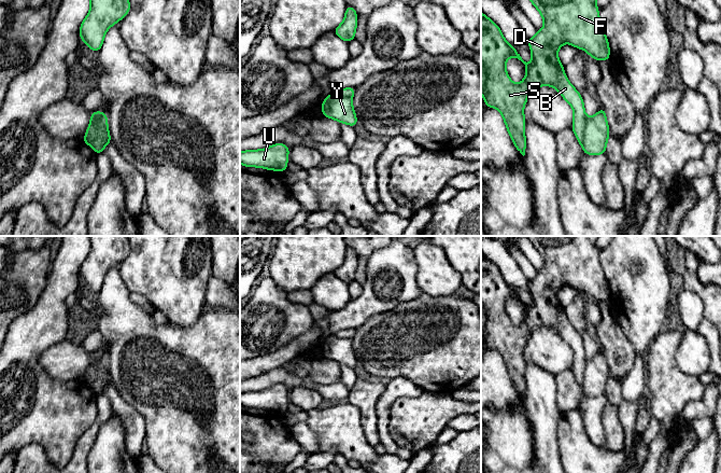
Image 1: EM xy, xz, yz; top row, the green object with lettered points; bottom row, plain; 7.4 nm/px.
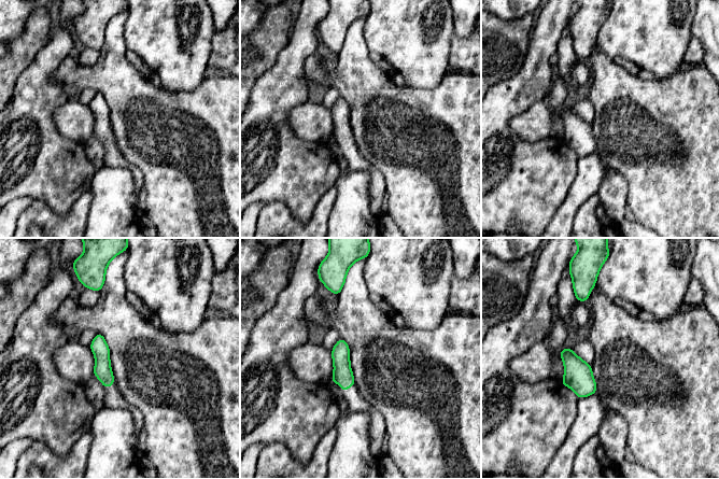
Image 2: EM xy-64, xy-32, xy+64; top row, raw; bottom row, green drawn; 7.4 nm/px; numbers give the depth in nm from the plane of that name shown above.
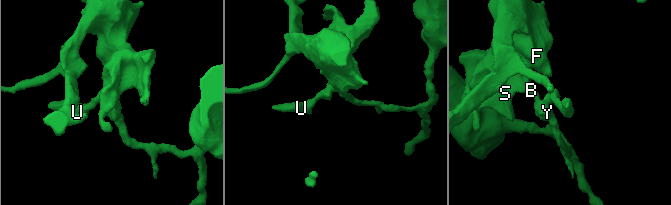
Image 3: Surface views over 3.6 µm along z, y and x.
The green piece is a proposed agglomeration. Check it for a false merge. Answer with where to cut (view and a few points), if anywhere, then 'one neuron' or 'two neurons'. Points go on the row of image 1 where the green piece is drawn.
yz (588, 119), (584, 125), (582, 147) | two neurons

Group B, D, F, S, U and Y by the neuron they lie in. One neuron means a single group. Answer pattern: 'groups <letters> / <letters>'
groups B D F S / U Y

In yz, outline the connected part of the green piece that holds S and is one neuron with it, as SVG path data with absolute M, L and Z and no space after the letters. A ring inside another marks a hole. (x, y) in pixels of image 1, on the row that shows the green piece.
M531 0L531 2L541 14L545 24L545 27L541 30L536 31L534 38L527 38L533 57L533 61L531 64L522 59L515 48L505 40L500 28L481 12L481 94L484 98L484 105L500 111L514 147L524 156L526 151L525 116L523 113L524 106L527 101L528 95L533 91L542 85L552 86L572 108L574 119L571 129L574 130L579 144L583 148L584 127L588 120L584 111L584 103L580 93L568 81L564 72L564 67L559 60L557 52L564 43L569 43L576 48L584 50L591 56L591 58L596 60L609 60L609 43L599 19L599 10L596 6L596 0ZM508 57L518 58L526 67L526 75L520 84L514 84L506 71Z

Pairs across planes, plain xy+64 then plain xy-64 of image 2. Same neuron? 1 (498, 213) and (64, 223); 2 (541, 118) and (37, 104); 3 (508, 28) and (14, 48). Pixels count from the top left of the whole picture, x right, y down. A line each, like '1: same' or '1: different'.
1: different
2: different
3: same

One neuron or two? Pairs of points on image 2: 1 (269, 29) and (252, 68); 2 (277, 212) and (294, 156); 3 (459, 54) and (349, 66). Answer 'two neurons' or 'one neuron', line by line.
1: one neuron
2: two neurons
3: two neurons

